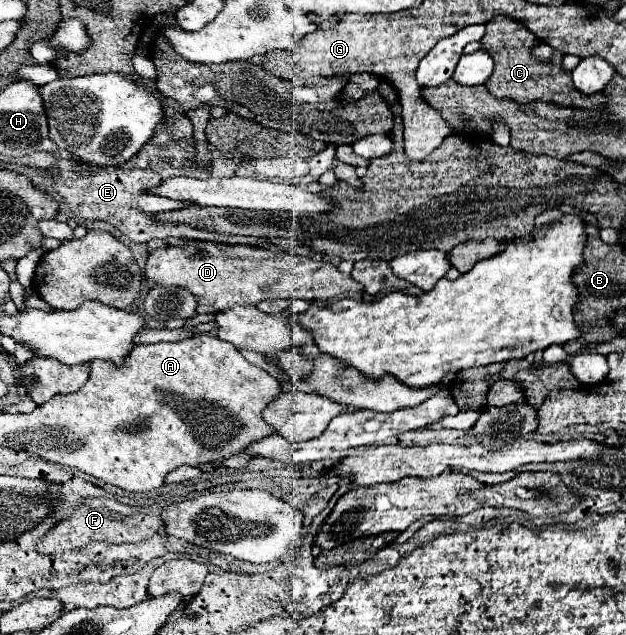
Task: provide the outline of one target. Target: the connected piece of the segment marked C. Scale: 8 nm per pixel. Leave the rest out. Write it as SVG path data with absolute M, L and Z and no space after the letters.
M496 17L486 25L486 35L482 37L482 49L492 55L494 71L486 81L486 89L496 99L514 101L520 105L528 105L532 101L546 101L560 107L582 107L582 109L606 109L606 95L582 95L574 83L570 73L562 69L562 55L554 53L550 63L542 63L532 55L532 47L538 45L538 39L518 21L510 17Z

